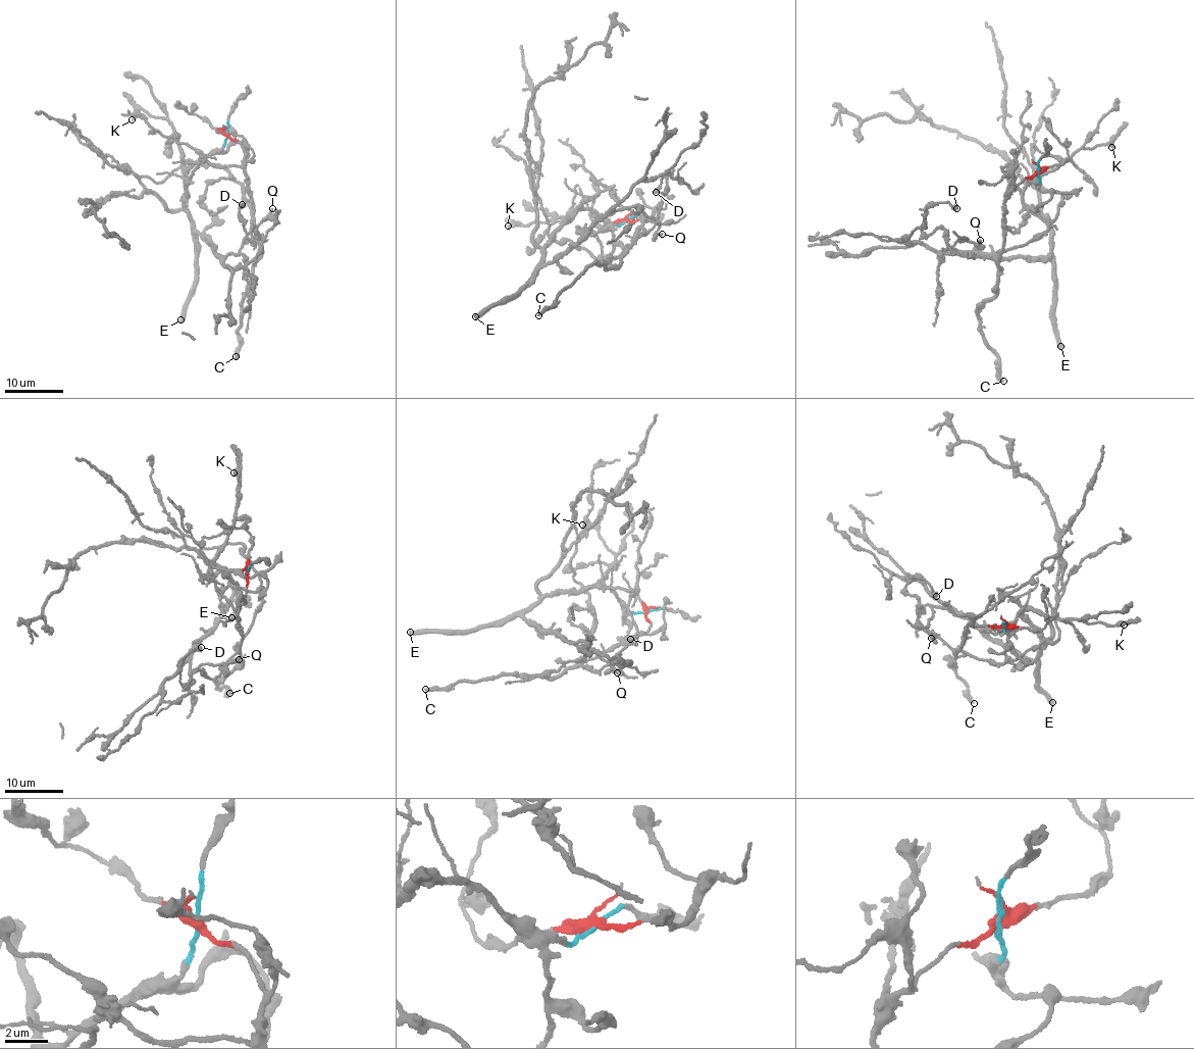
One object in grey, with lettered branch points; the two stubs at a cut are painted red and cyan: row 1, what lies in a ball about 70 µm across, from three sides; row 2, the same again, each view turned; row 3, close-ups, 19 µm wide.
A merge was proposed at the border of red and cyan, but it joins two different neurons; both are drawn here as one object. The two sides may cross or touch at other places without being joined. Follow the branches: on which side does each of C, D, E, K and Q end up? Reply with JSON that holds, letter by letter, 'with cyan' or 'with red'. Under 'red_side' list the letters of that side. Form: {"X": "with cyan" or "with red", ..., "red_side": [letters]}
{"C": "with red", "D": "with red", "E": "with cyan", "K": "with cyan", "Q": "with cyan", "red_side": ["C", "D"]}

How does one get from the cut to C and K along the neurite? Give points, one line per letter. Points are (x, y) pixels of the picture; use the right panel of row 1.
C: (1036, 171), (1004, 203), (1005, 235), (997, 291), (979, 313), (979, 331), (998, 358), (1002, 381)
K: (1036, 171), (1038, 182), (1029, 181), (1052, 170), (1080, 148), (1091, 149), (1097, 144), (1111, 140), (1112, 147)

